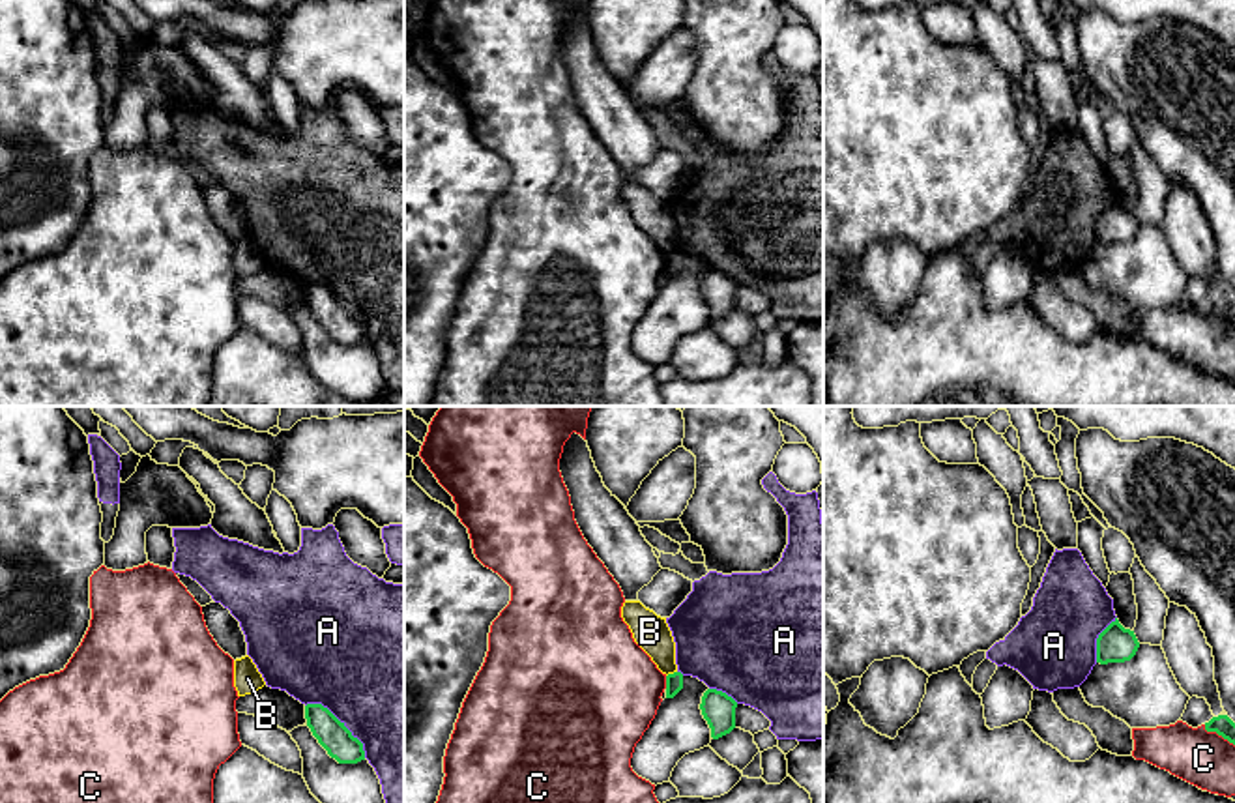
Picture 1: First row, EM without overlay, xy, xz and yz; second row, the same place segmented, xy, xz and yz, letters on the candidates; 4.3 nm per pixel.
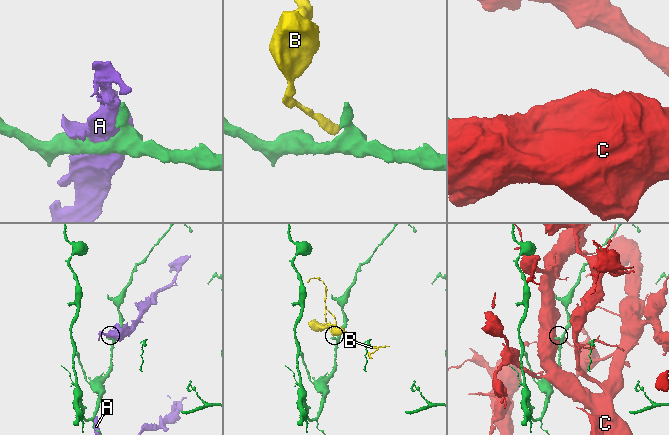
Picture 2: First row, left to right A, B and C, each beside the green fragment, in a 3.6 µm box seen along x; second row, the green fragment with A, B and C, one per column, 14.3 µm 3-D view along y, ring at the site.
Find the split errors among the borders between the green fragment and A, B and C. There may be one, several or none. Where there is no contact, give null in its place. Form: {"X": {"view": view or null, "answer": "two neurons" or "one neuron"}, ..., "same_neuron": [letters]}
{"A": {"view": "xy", "answer": "two neurons"}, "B": {"view": "xz", "answer": "two neurons"}, "C": {"view": "xz", "answer": "two neurons"}, "same_neuron": []}

